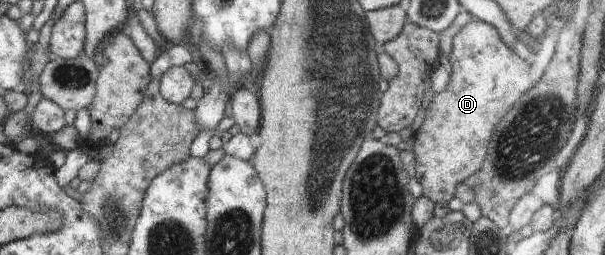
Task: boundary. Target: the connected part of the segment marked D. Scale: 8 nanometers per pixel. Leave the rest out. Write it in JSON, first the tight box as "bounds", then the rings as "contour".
{"bounds":[413,18,533,204],"contour":[[[473,18],[462,27],[452,40],[452,51],[448,56],[452,70],[451,79],[445,91],[437,92],[432,103],[426,108],[421,127],[413,133],[415,137],[414,156],[416,157],[416,178],[422,185],[422,195],[434,204],[456,197],[456,187],[470,178],[485,161],[487,145],[491,141],[493,129],[517,101],[519,97],[533,87],[529,77],[529,65],[519,59],[503,43],[496,29],[487,22]]]}

